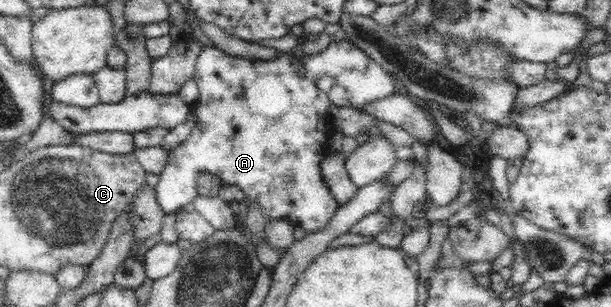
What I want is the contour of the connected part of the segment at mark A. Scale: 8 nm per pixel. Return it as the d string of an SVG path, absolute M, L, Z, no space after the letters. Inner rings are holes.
M348 40L332 41L331 44L323 51L309 53L304 50L301 55L294 55L292 51L279 52L273 59L261 60L246 60L240 57L233 57L220 49L213 46L205 46L198 55L196 61L196 70L193 75L195 81L199 84L200 96L196 103L196 126L191 130L191 135L179 143L177 147L169 149L167 165L162 169L159 174L158 184L156 186L157 203L159 207L169 214L179 207L188 207L193 205L194 199L199 196L197 191L196 180L199 173L212 173L221 179L222 185L235 186L243 189L246 197L250 197L260 203L263 213L267 215L267 219L287 219L291 225L307 230L307 232L321 231L325 229L325 226L332 220L333 214L336 212L337 202L331 199L329 194L329 188L325 186L323 182L323 176L321 176L320 163L324 160L324 156L327 154L327 141L330 138L333 129L333 123L329 117L329 107L332 105L338 108L353 108L362 109L364 105L372 104L374 101L379 101L393 95L395 92L399 92L397 89L397 79L391 78L391 74L385 71L376 61L373 61L362 49L351 44ZM324 75L331 77L333 85L328 93L324 93L317 87L317 79L321 79Z

